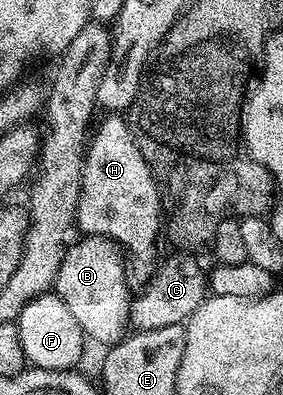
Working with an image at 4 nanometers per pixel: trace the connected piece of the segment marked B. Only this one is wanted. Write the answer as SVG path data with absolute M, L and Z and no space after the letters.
M84 235L79 239L81 241L73 240L64 252L54 292L70 307L70 315L78 319L78 327L82 327L89 342L111 347L124 340L132 319L134 297L128 288L126 257L111 237Z

